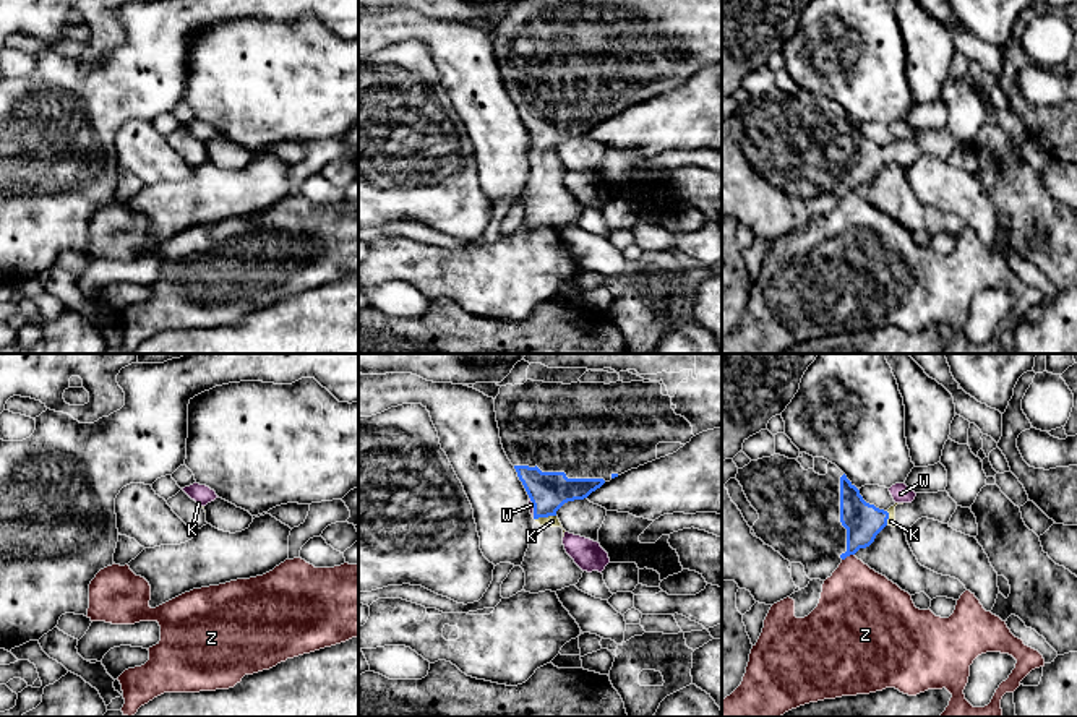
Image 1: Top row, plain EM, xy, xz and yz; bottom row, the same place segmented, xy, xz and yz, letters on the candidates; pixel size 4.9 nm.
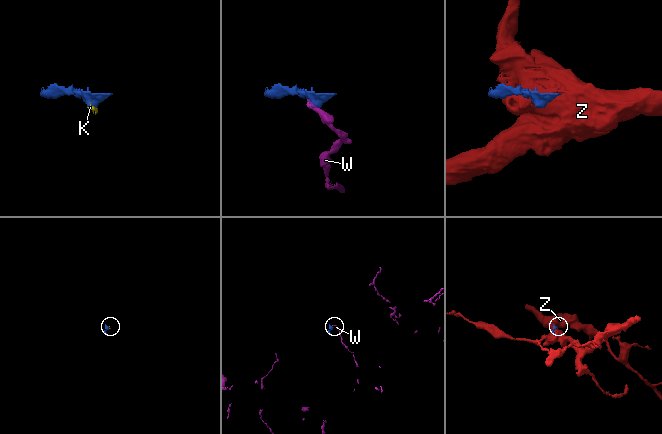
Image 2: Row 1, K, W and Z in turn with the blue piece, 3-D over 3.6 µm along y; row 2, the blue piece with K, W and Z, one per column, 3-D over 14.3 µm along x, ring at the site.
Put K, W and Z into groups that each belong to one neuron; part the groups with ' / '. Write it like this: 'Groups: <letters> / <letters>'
Groups: K / W / Z

